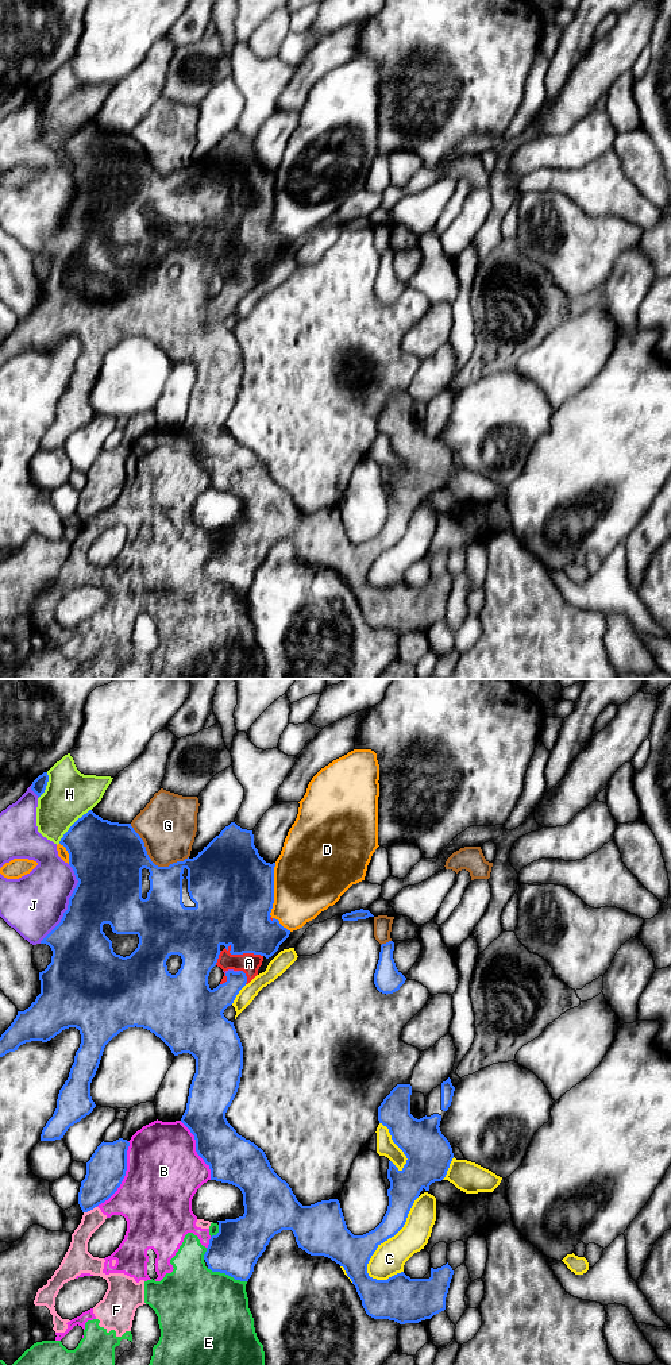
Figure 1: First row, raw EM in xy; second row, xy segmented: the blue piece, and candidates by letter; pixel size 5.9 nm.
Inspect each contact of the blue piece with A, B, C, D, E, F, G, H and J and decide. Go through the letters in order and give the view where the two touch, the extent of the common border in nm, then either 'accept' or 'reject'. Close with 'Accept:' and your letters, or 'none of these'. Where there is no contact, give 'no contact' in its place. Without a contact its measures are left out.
A: contact in xy; length 240 nm; accept
B: contact in xy; length 440 nm; reject
C: contact in xy; length 550 nm; reject
D: contact in xy; length 420 nm; reject
E: contact in xy; length 260 nm; reject
F: contact in xy; length 90 nm; reject
G: contact in xy; length 400 nm; reject
H: contact in xy; length 280 nm; reject
J: contact in xy; length 500 nm; reject
Accept: A

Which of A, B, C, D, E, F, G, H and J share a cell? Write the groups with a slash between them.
A / B E F / C / D / G / H / J

